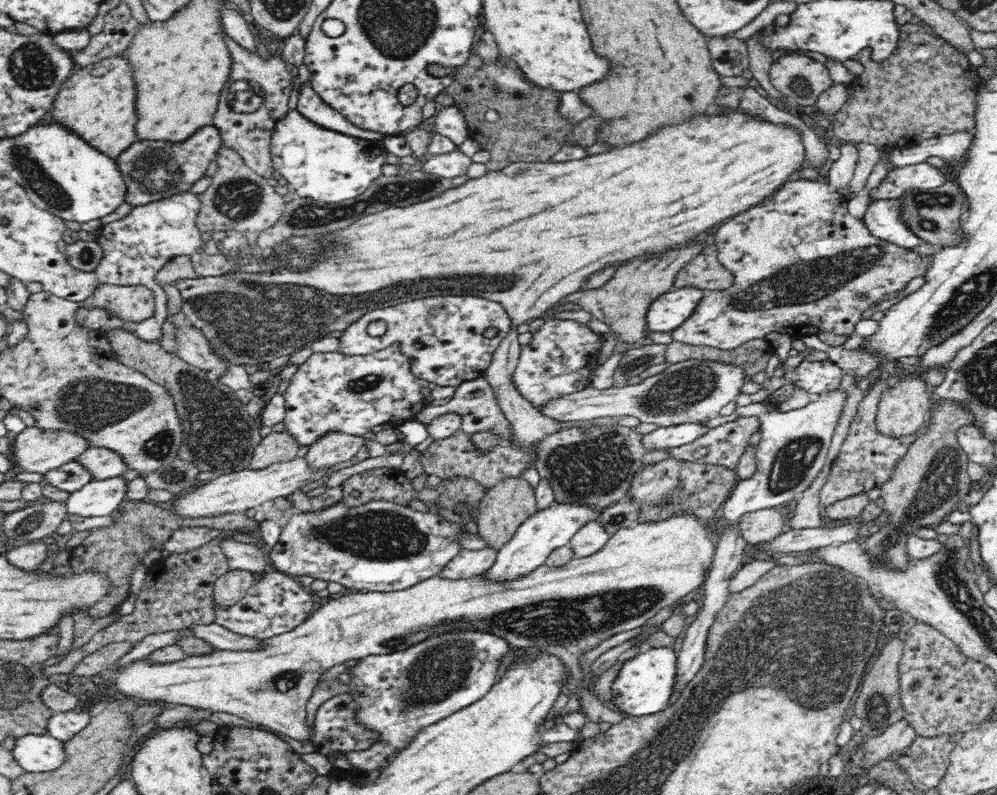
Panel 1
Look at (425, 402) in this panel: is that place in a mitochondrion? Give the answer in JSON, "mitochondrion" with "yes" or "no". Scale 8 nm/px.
{"mitochondrion":"no"}

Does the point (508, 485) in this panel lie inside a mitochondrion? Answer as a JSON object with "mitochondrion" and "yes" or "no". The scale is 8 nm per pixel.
{"mitochondrion":"no"}

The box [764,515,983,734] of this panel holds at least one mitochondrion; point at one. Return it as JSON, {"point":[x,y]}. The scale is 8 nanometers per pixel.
{"point":[878,707]}

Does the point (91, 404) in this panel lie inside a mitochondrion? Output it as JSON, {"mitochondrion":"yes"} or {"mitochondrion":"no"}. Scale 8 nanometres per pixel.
{"mitochondrion":"yes"}

